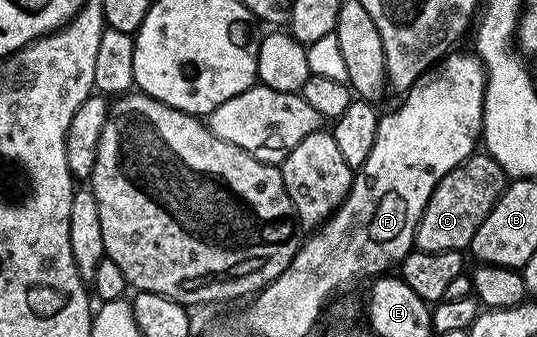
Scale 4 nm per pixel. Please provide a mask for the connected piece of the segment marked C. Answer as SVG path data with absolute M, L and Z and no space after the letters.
M472 154L452 172L445 174L445 178L441 178L433 190L415 231L415 248L421 252L457 252L466 249L477 226L485 222L489 210L493 210L508 183L509 177L491 156Z

